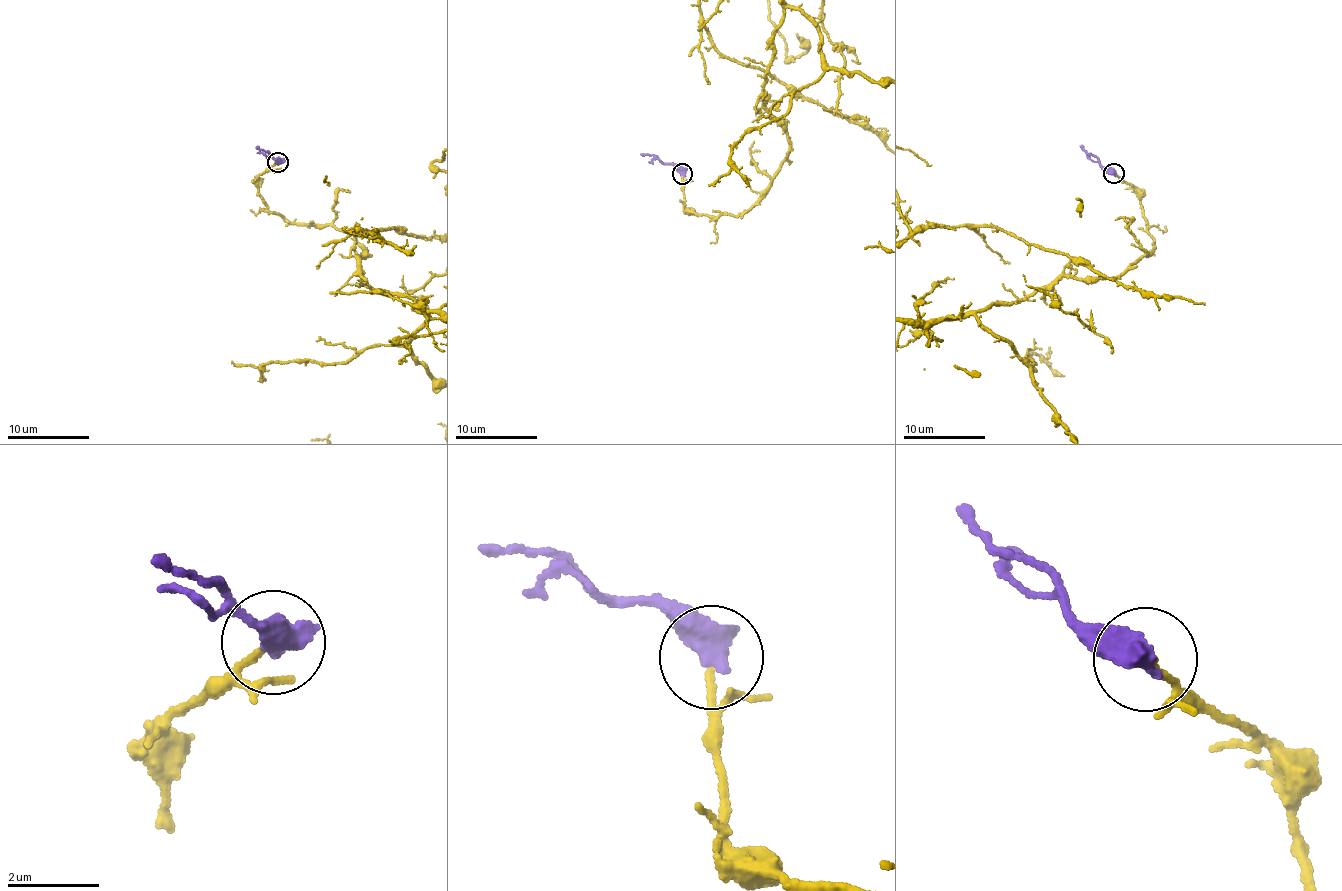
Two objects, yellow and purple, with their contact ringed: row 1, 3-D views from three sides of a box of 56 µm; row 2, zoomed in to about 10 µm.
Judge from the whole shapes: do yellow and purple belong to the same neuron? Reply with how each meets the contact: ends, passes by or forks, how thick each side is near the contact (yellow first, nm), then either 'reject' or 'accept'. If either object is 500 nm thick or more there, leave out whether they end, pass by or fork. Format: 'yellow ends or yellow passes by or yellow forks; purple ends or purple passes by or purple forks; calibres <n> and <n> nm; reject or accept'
calibres 160 and 600 nm; reject

